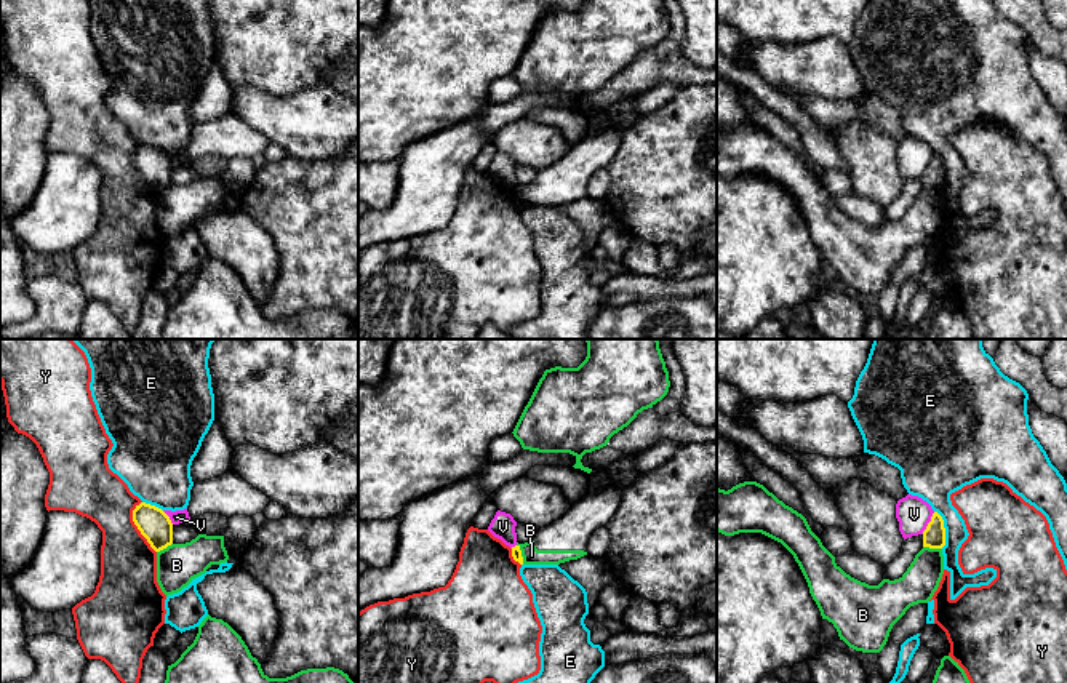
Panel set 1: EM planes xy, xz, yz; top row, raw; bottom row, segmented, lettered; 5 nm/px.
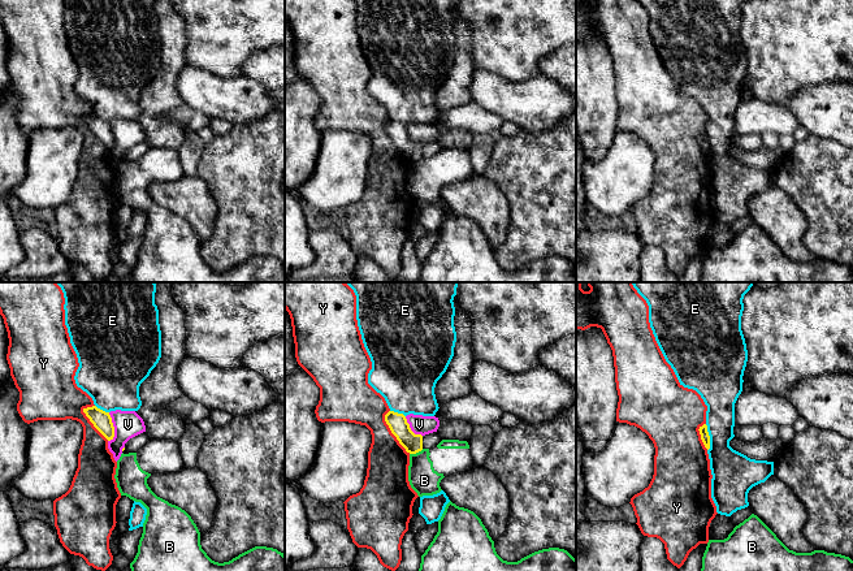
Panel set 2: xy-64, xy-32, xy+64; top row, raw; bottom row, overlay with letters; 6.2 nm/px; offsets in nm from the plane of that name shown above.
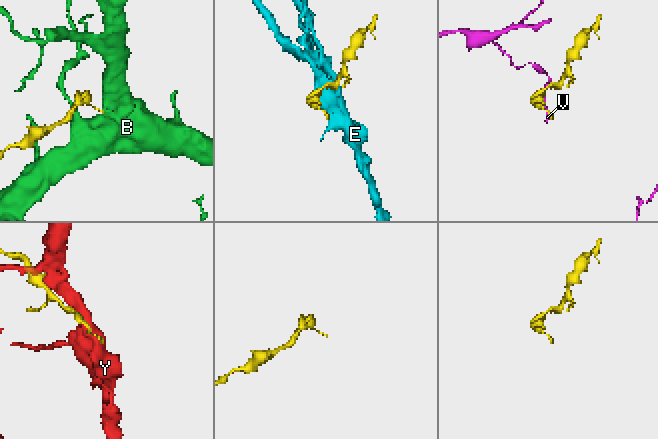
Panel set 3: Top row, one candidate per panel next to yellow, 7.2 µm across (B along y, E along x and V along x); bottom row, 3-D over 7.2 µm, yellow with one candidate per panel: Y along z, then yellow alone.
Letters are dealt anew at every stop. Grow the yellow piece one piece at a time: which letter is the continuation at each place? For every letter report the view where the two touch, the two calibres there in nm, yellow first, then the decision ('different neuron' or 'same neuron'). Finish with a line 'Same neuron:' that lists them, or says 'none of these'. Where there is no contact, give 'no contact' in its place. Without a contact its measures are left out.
B: meets yellow in yz; 110 nm thick on the yellow side, 180 nm on the other; different neuron
E: meets yellow in yz; 110 nm thick on the yellow side, 200 nm on the other; different neuron
V: meets yellow in yz; 110 nm thick on the yellow side, 170 nm on the other; different neuron
Y: meets yellow in xy; 160 nm thick on the yellow side, 280 nm on the other; different neuron
Same neuron: none of these

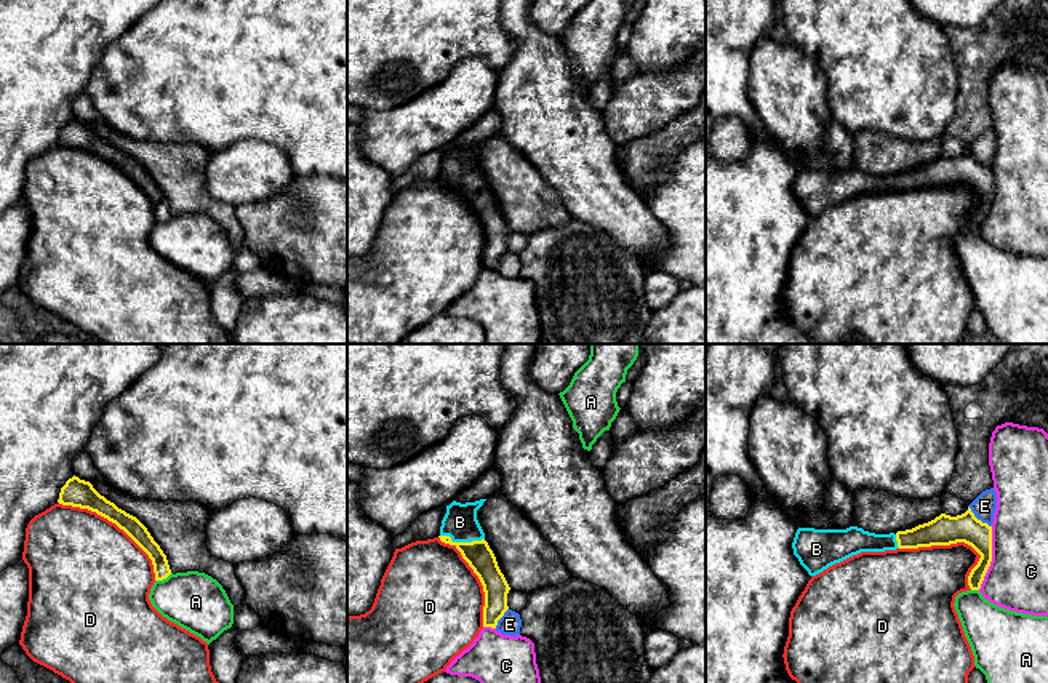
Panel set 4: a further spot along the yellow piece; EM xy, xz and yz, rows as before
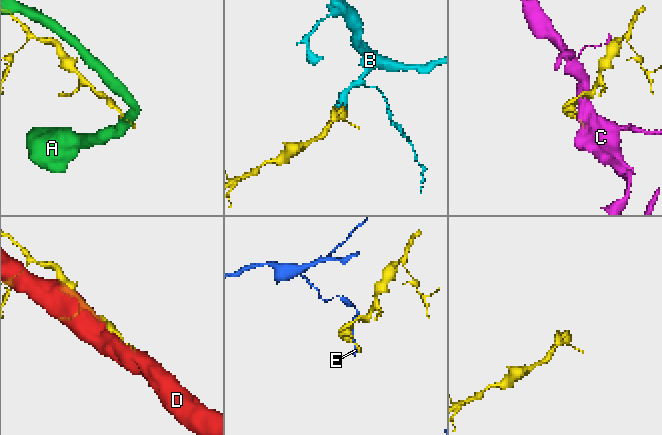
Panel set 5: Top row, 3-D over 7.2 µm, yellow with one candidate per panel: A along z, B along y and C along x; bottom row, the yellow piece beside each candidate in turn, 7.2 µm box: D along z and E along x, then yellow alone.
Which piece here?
A: meets yellow in xy; 90 nm thick on the yellow side, 300 nm on the other; different neuron
B: meets yellow in xz; 140 nm thick on the yellow side, 170 nm on the other; same neuron
C: meets yellow in yz; 150 nm thick on the yellow side, 300 nm on the other; different neuron
D: meets yellow in xy; 140 nm thick on the yellow side, 480 nm on the other; different neuron
E: meets yellow in yz; 160 nm thick on the yellow side, 120 nm on the other; different neuron
Same neuron: B

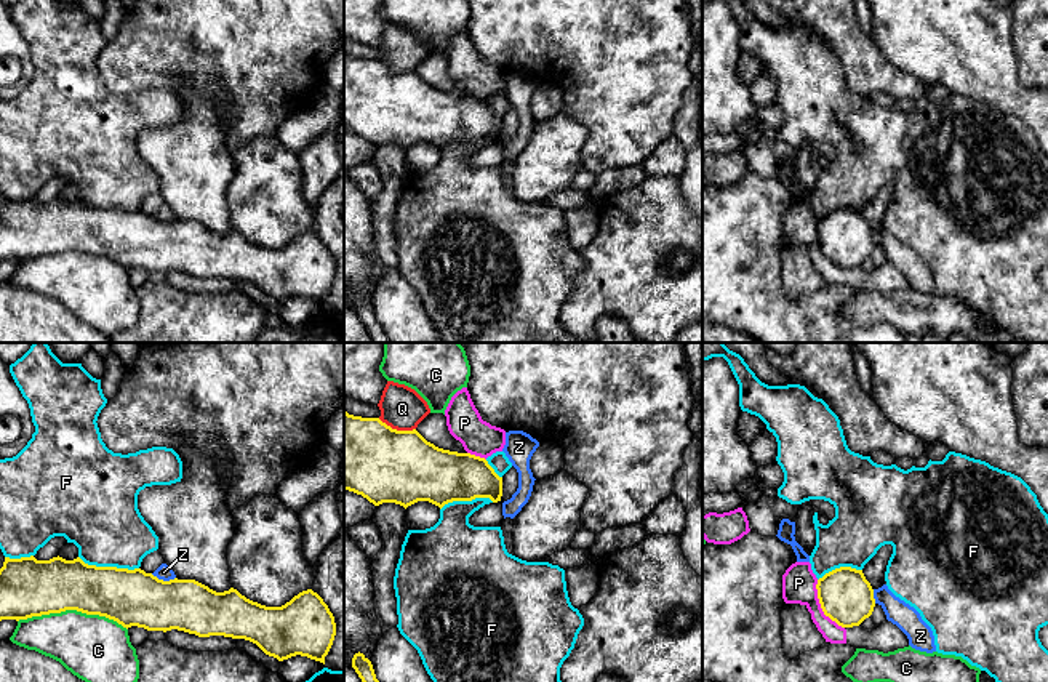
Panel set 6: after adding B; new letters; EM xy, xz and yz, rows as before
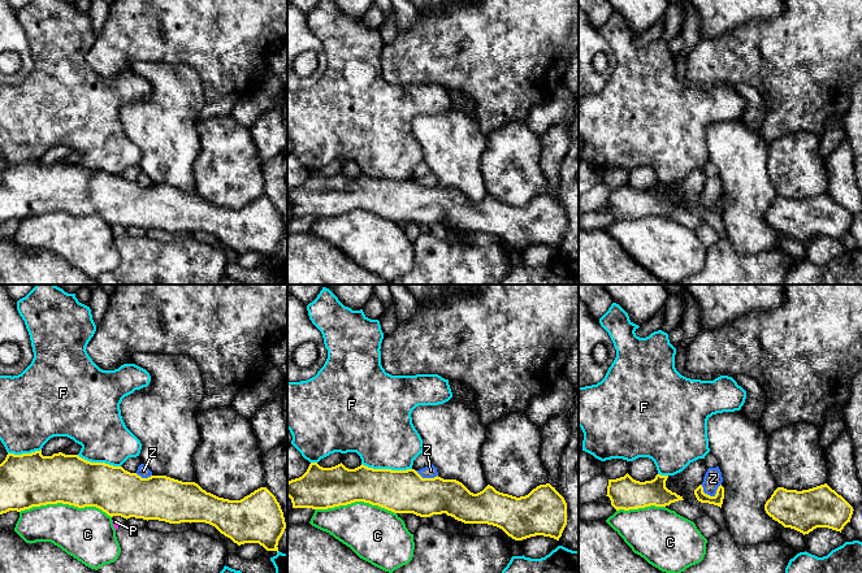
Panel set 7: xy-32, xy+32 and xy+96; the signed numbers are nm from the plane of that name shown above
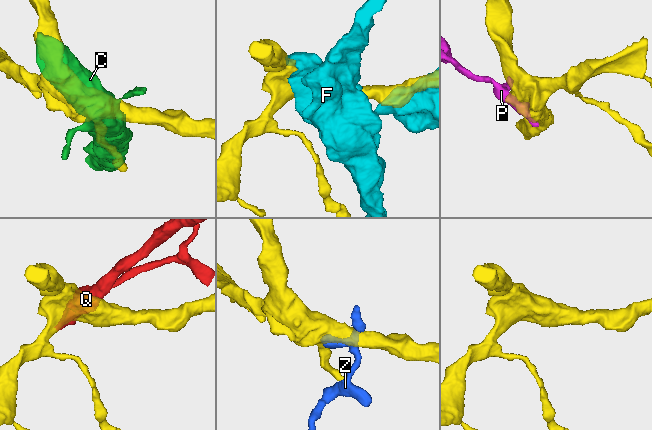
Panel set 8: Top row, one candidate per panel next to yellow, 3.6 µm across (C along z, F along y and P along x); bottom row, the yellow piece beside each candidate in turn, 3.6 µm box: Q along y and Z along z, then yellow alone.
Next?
C: meets yellow in xy; 280 nm thick on the yellow side, 340 nm on the other; different neuron
F: meets yellow in xy; 280 nm thick on the yellow side, 380 nm on the other; different neuron
P: meets yellow in yz; 280 nm thick on the yellow side, 180 nm on the other; different neuron
Q: meets yellow in xz; 380 nm thick on the yellow side, 220 nm on the other; different neuron
Z: meets yellow in xy; 280 nm thick on the yellow side, 80 nm on the other; different neuron
Same neuron: none of these

